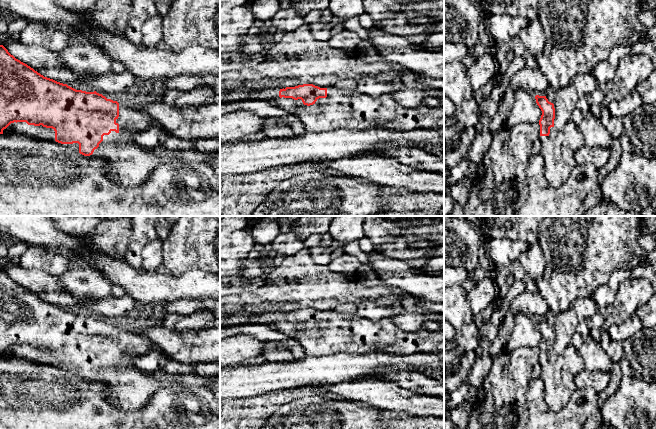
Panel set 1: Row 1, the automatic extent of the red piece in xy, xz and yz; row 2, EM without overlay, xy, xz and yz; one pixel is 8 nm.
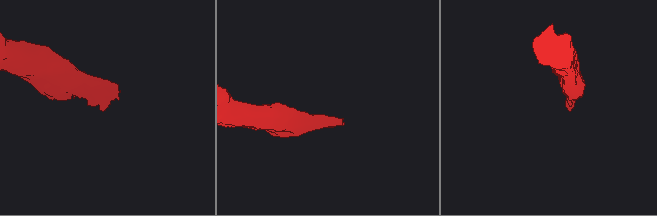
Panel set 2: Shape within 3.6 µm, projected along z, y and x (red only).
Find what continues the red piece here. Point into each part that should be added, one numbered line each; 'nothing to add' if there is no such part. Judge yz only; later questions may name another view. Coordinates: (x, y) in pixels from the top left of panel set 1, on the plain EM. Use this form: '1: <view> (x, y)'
1: yz (558, 373)

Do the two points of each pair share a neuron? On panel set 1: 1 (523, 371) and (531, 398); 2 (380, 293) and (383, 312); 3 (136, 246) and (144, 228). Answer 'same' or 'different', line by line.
1: different
2: different
3: same

